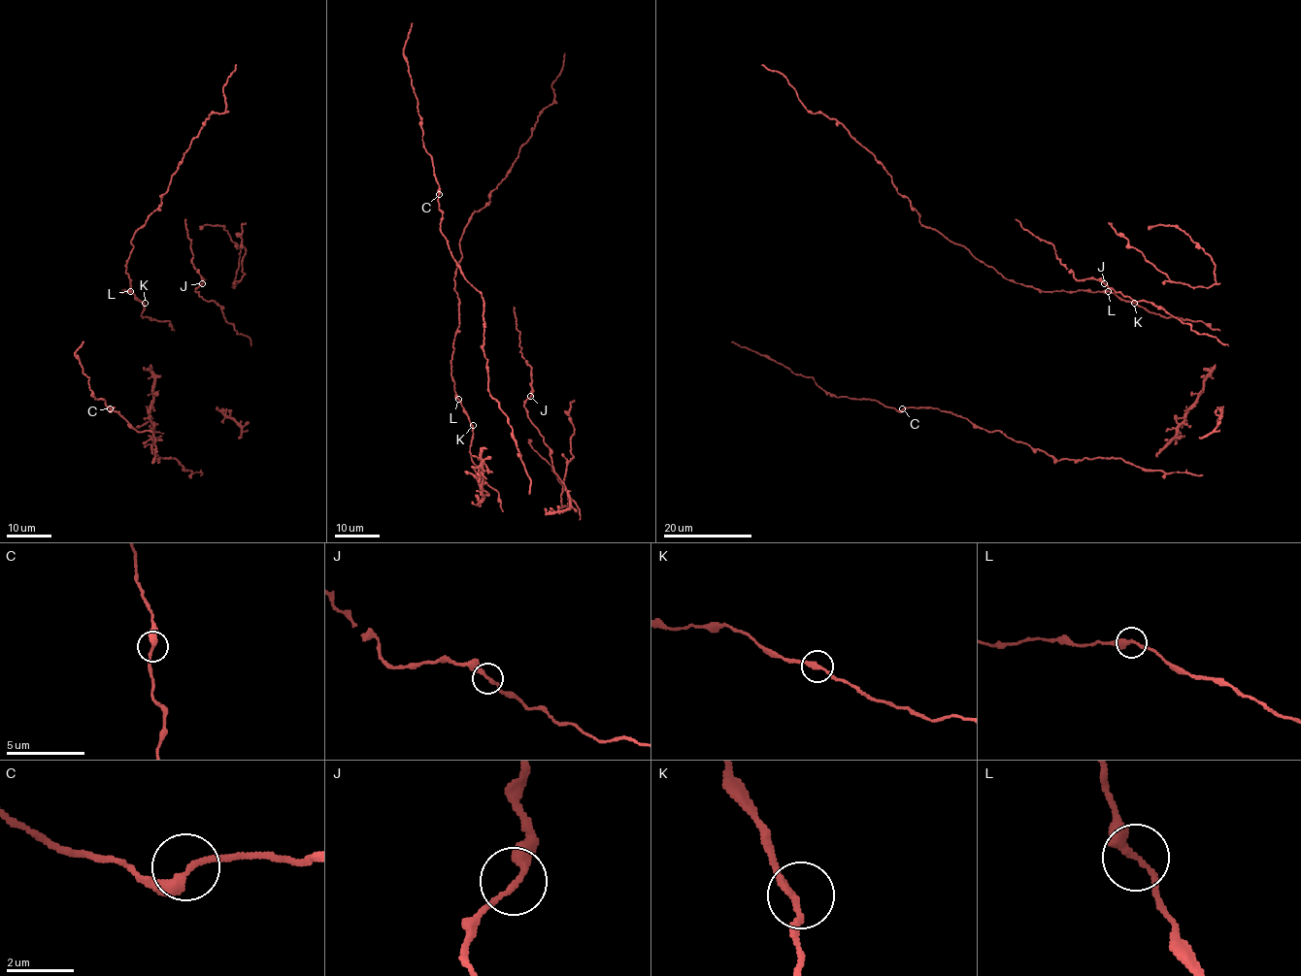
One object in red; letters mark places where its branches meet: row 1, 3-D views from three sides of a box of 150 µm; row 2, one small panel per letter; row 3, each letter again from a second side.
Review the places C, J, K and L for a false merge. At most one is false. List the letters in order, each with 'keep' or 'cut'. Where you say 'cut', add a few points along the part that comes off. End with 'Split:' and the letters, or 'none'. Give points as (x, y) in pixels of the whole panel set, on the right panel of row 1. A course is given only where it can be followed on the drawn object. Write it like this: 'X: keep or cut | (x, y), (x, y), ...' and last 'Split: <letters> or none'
C: keep
J: keep
K: keep
L: keep
Split: none

